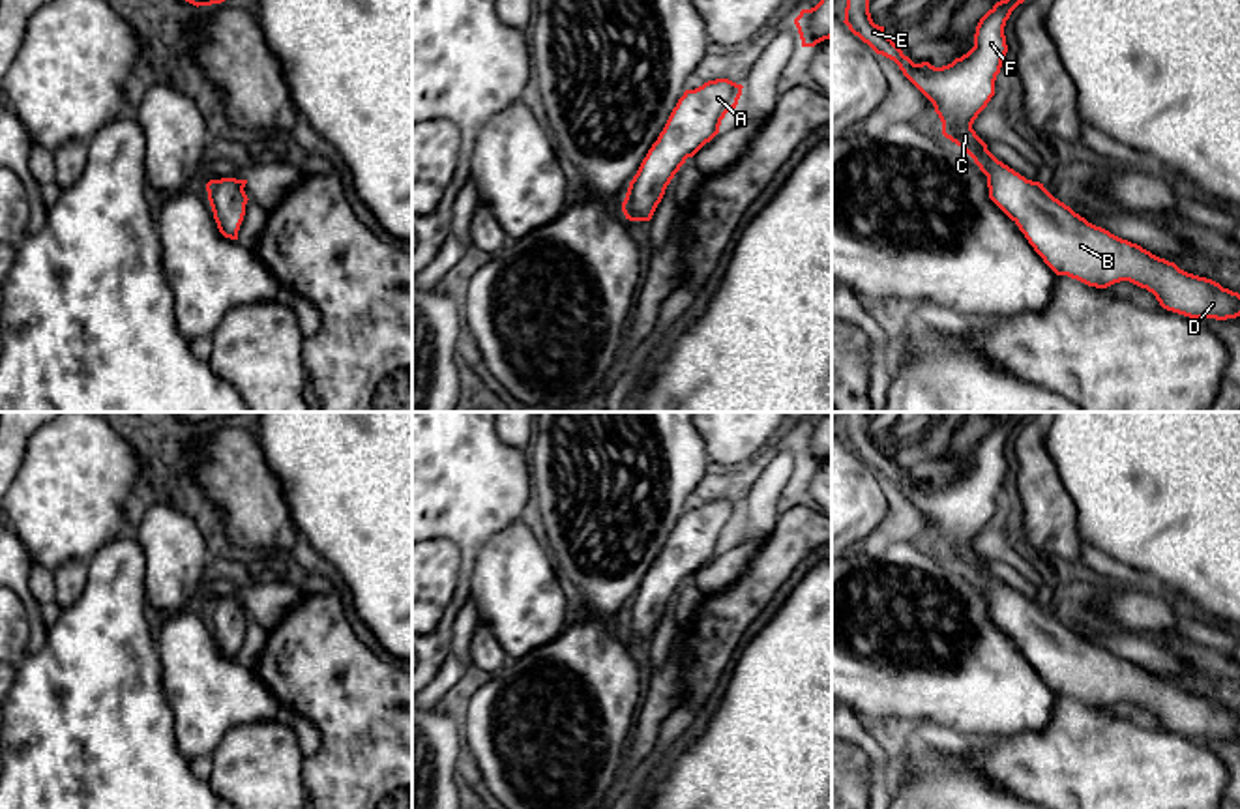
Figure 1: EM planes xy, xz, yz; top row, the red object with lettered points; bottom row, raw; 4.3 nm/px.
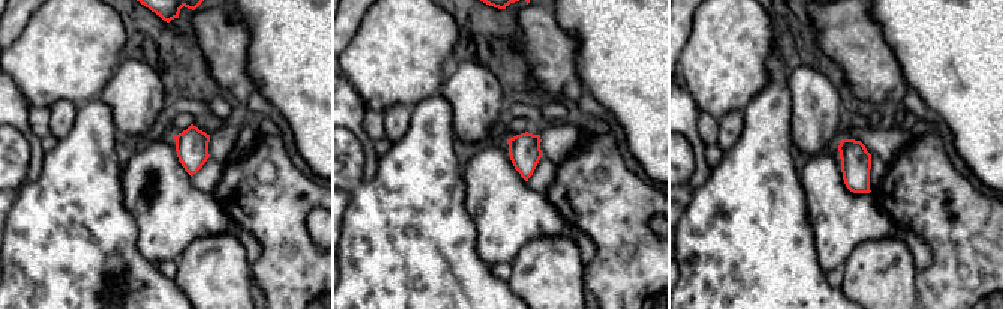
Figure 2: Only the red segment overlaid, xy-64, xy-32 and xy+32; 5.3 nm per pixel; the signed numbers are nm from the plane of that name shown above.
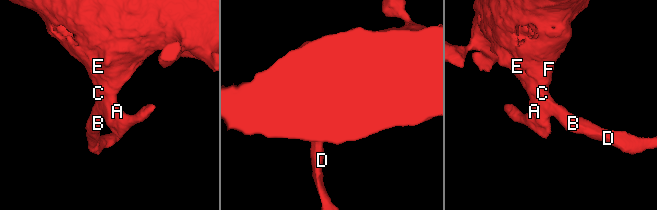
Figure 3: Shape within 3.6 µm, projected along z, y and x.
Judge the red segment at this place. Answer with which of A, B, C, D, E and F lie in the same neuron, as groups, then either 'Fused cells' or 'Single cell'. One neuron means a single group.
Groups: A B C D E F. Single cell

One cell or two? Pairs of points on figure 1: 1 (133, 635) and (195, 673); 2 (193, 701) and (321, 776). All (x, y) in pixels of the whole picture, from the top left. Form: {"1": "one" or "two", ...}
{"1": "two", "2": "two"}

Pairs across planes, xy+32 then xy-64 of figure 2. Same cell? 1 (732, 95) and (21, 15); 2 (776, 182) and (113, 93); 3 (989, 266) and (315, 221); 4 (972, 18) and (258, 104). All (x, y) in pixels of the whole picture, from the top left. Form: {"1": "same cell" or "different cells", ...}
{"1": "different cells", "2": "different cells", "3": "different cells", "4": "different cells"}

